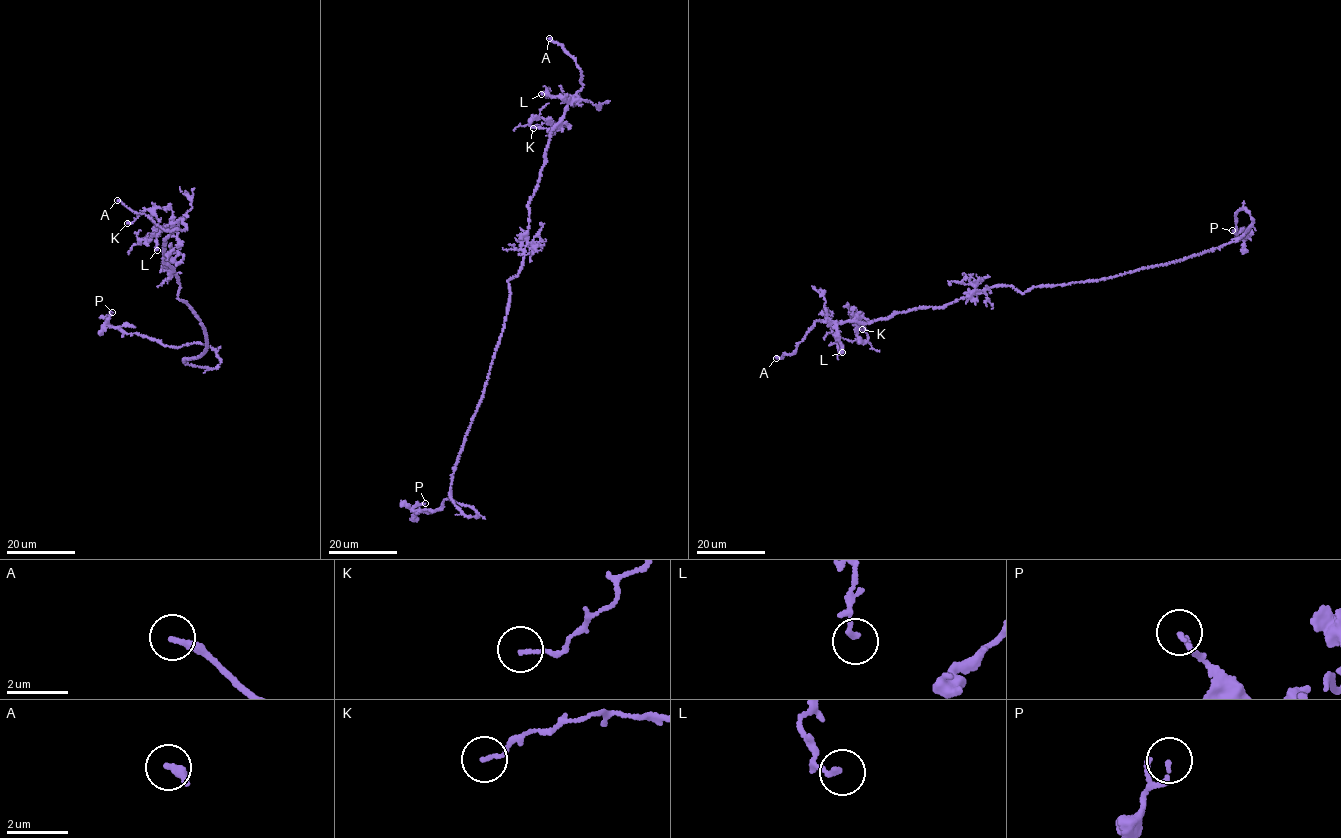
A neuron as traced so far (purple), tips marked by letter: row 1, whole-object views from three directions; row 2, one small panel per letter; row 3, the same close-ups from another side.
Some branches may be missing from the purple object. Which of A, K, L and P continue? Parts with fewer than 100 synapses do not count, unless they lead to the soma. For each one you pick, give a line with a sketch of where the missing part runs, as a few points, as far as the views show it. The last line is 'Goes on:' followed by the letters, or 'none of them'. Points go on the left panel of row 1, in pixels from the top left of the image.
Goes on: A

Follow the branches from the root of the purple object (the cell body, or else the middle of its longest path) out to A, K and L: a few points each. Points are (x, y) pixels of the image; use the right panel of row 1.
A: (1066, 284), (1021, 293), (1009, 285), (992, 287), (939, 307), (865, 323), (818, 319), (793, 354), (776, 358)
K: (1066, 284), (1021, 293), (992, 287), (865, 323), (851, 321), (859, 317), (850, 312), (862, 329)
L: (1066, 284), (1021, 293), (1009, 285), (992, 287), (939, 307), (865, 323), (830, 323), (842, 352)

